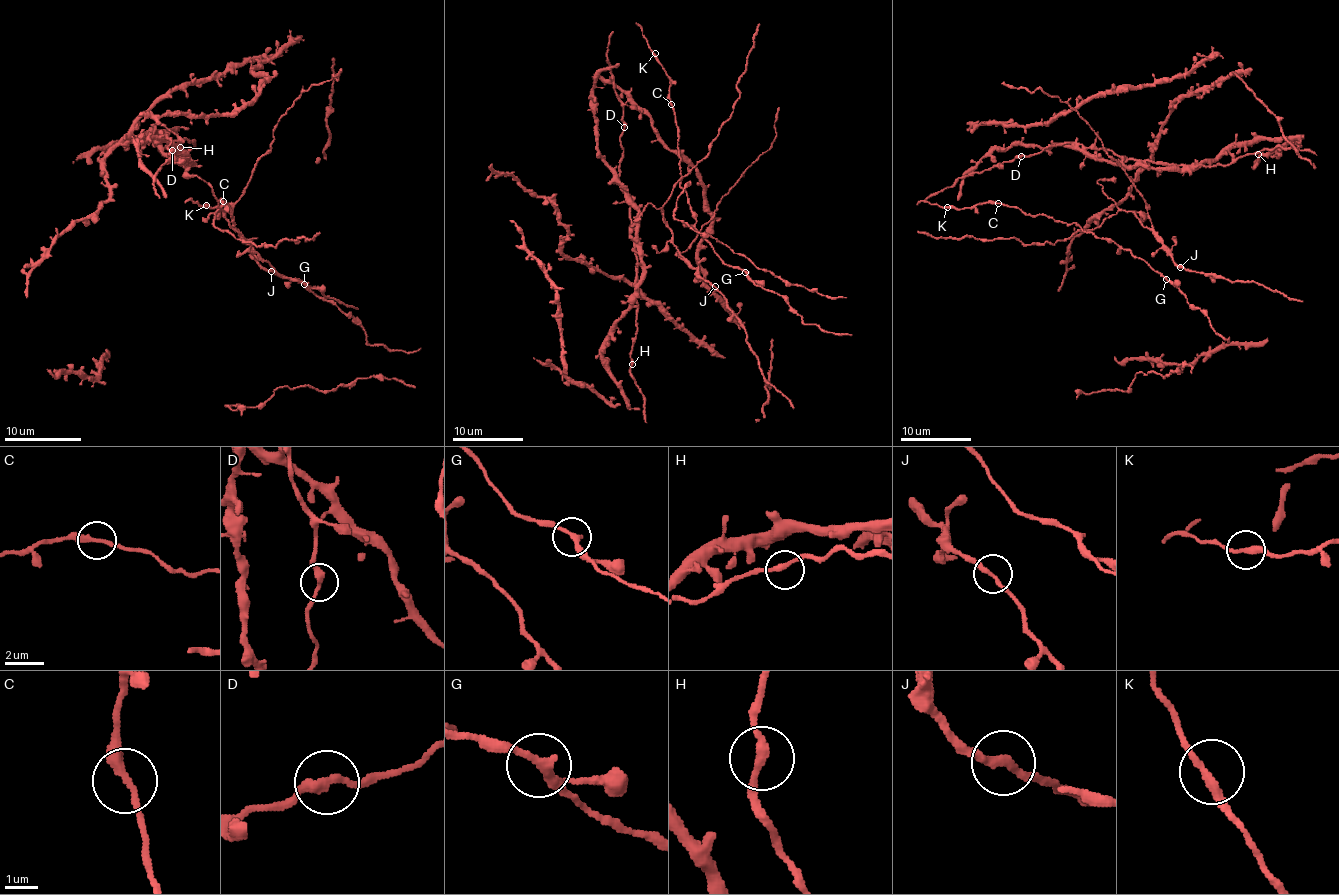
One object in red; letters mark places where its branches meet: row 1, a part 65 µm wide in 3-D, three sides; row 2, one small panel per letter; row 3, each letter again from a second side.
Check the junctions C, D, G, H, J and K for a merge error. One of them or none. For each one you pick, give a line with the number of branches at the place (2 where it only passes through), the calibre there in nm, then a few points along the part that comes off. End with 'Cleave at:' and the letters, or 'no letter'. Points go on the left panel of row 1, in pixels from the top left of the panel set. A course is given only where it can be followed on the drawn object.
Cleave at: no letter

